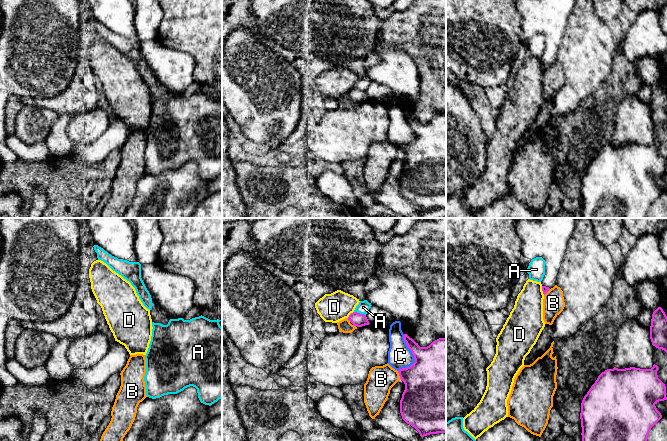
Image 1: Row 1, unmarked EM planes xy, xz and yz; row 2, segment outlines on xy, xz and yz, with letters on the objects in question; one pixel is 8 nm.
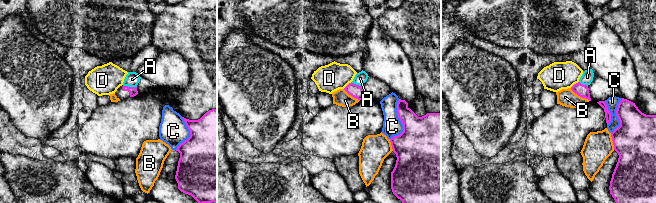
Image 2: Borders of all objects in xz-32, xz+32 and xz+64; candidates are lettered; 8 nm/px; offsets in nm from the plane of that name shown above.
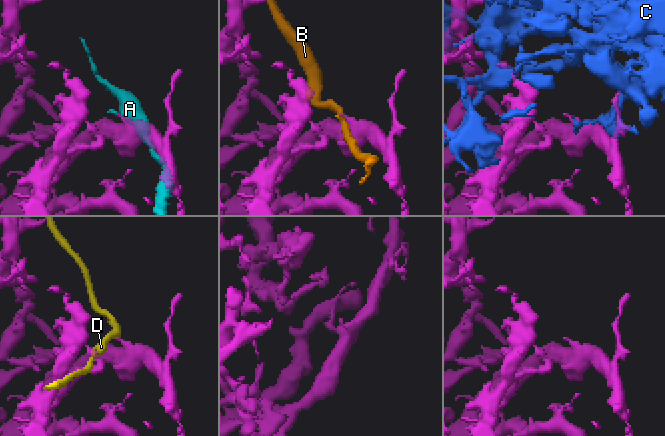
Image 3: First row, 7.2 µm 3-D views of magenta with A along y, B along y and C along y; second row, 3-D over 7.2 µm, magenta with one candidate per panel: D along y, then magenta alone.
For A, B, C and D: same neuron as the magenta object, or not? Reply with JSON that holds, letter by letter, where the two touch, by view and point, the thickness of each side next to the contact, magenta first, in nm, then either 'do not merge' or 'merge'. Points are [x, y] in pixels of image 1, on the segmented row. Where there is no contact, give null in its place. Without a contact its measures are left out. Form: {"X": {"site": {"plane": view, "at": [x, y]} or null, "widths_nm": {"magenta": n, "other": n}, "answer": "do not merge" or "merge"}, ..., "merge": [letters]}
{"A": {"site": {"plane": "xz", "at": [360, 314]}, "widths_nm": {"magenta": 110, "other": 100}, "answer": "do not merge"}, "B": {"site": {"plane": "xz", "at": [399, 375]}, "widths_nm": {"magenta": 400, "other": 220}, "answer": "do not merge"}, "C": {"site": {"plane": "xz", "at": [413, 355]}, "widths_nm": {"magenta": 440, "other": 190}, "answer": "do not merge"}, "D": {"site": {"plane": "xz", "at": [350, 314]}, "widths_nm": {"magenta": 110, "other": 240}, "answer": "do not merge"}, "merge": []}

